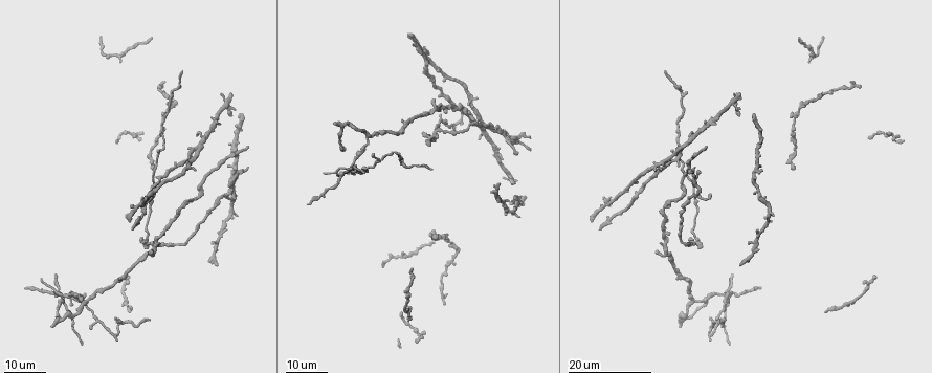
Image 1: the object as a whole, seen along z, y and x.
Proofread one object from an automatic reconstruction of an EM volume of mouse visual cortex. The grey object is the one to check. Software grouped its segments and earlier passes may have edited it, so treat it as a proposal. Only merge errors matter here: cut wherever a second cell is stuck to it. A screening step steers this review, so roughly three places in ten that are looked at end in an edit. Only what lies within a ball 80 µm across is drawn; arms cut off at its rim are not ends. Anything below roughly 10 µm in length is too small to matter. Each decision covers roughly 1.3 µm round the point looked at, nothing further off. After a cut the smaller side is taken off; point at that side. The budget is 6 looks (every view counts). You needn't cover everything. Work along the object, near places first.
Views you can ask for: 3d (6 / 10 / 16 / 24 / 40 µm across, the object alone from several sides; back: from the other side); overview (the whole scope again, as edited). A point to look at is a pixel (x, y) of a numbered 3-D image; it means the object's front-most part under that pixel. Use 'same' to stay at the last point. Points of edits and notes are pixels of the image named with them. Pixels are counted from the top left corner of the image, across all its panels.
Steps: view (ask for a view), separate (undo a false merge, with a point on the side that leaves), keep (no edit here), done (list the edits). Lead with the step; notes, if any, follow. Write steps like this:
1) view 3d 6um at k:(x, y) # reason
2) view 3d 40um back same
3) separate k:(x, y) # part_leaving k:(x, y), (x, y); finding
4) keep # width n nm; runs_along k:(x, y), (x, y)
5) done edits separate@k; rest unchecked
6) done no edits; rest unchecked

view 3d 24um at 1:(452, 246) # three arms meet

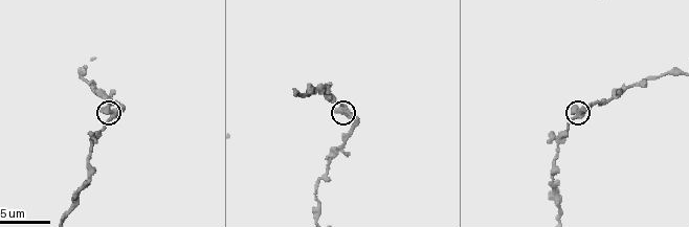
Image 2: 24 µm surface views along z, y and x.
view 3d 10um at 2:(344, 110)

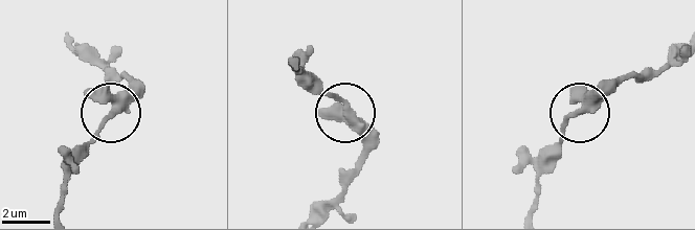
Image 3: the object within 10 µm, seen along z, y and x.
keep # one cell here

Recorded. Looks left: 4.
view 3d 6um at 2:(318, 182) # three-way junction

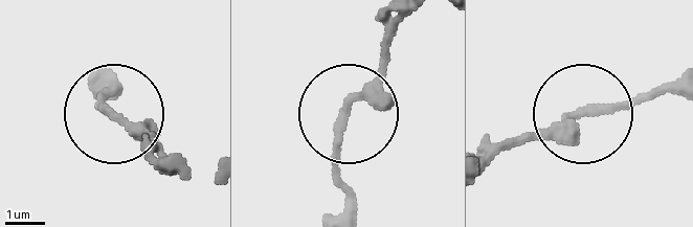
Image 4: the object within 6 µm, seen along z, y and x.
keep # arms 3; continuous, no second cell

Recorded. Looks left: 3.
view 3d 16um at 1:(118, 57) # small branch off a trunk

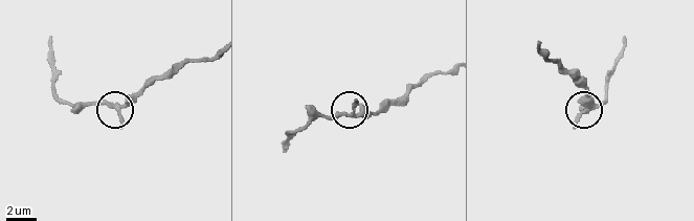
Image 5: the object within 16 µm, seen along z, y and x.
view 3d 6um at 5:(353, 114)

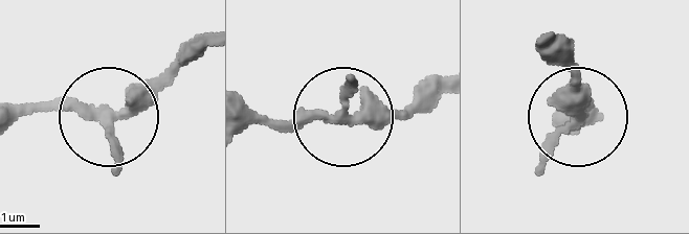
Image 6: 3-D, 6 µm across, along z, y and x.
keep # width 280 nm; all the same cell

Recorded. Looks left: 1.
done no edits; rest unchecked

